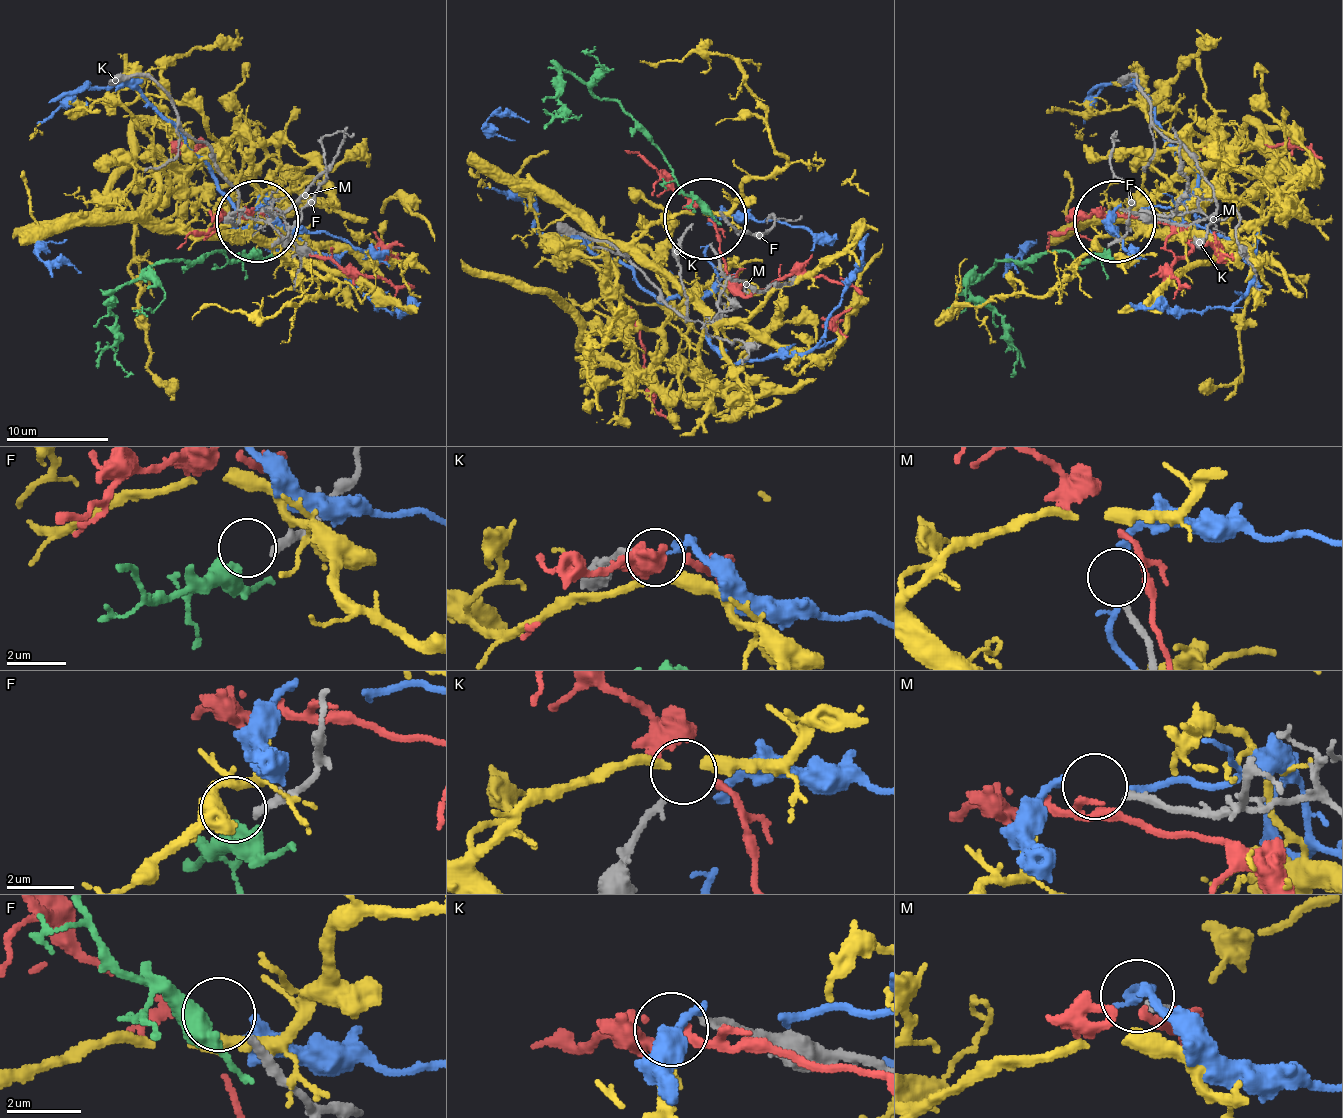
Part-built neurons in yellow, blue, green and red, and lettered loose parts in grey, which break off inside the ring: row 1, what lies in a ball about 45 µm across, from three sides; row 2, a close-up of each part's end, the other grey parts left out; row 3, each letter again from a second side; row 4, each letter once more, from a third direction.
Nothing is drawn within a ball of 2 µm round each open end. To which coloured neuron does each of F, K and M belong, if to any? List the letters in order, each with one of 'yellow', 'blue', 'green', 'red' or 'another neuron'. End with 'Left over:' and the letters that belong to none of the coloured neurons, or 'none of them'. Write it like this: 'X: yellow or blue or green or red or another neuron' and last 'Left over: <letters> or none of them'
F: another neuron
K: another neuron
M: another neuron
Left over: F, K, M

